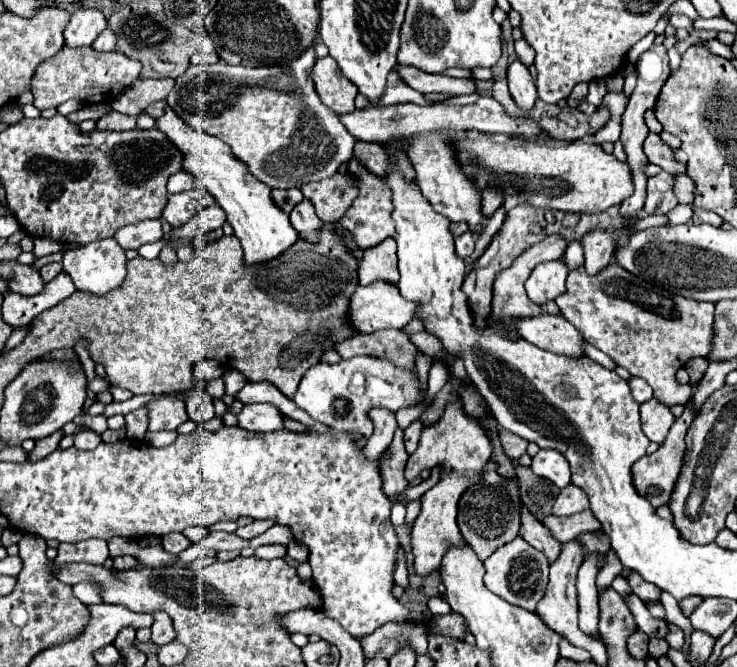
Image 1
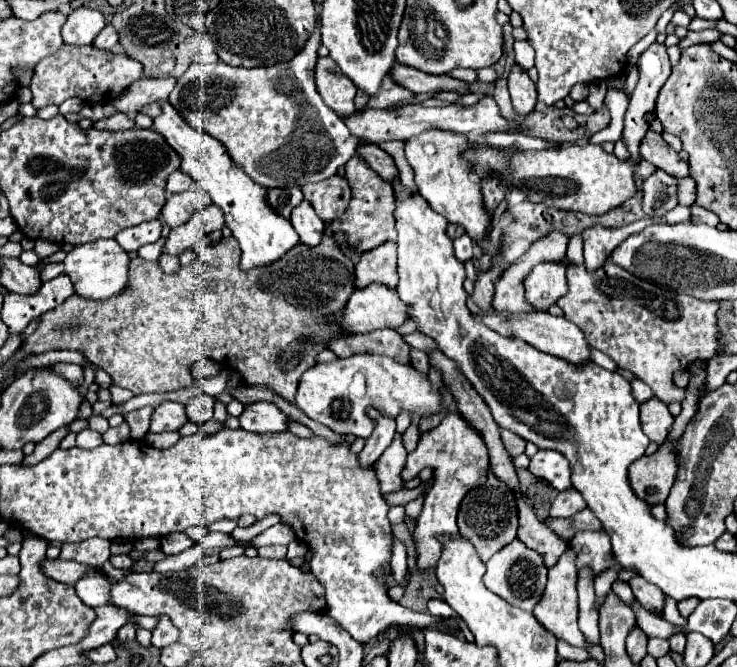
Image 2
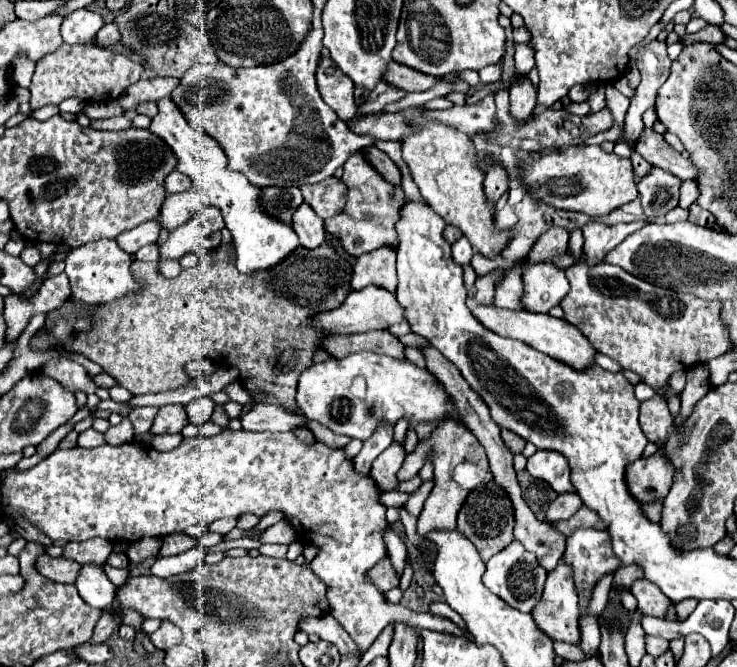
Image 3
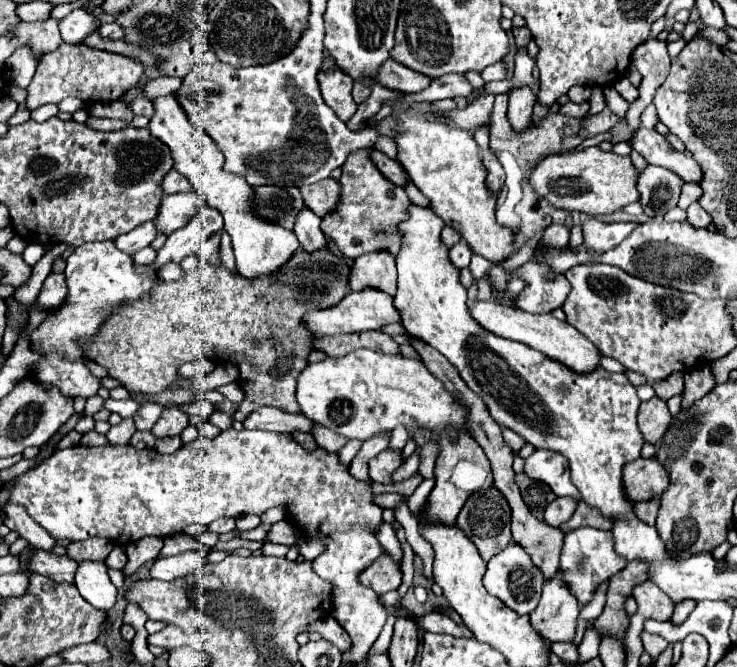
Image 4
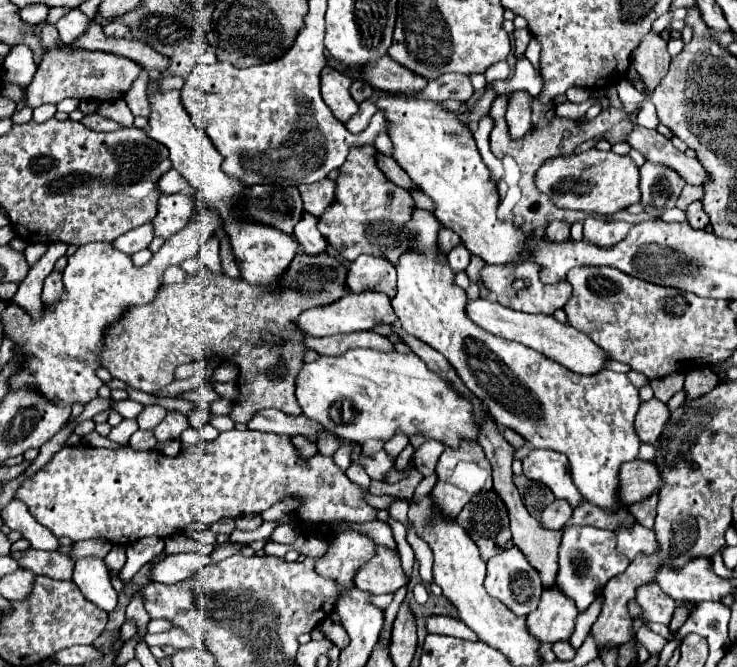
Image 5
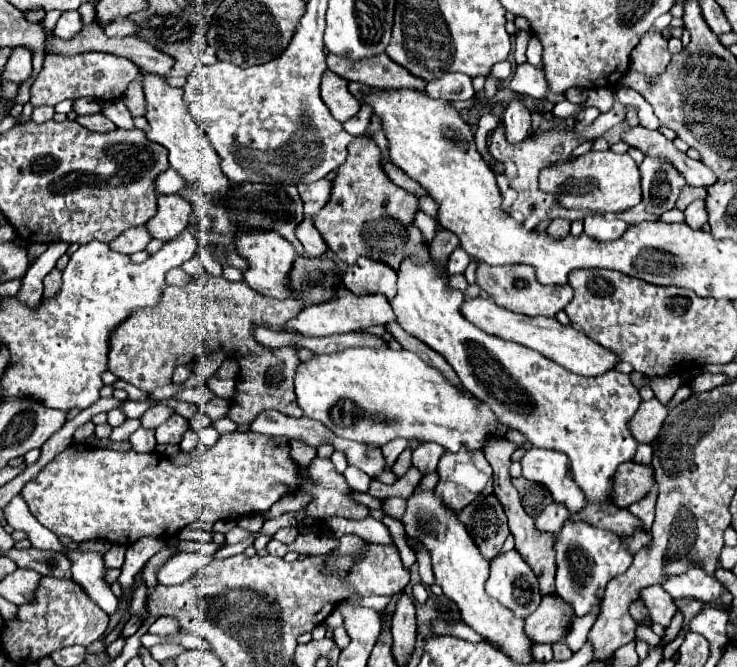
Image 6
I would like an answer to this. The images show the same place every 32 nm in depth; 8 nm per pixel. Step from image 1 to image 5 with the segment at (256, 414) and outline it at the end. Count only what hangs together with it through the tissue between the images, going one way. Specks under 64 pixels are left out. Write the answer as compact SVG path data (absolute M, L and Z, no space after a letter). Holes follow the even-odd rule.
M264 408L264 410L260 410L252 416L252 420L246 424L246 428L260 430L260 432L272 432L272 434L276 432L280 436L302 434L302 436L308 436L310 440L316 442L316 436L322 430L322 424L318 424L314 420L308 420L304 414L288 416L280 410Z

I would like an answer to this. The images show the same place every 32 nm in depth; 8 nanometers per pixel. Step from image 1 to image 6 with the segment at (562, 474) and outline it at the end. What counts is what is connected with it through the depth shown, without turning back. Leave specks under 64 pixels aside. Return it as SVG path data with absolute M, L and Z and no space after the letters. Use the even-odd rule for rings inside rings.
M532 448L526 452L520 464L522 464L522 476L526 480L544 484L552 492L554 500L566 504L572 514L584 508L586 496L580 488L576 488L576 482L572 480L568 456L556 450Z

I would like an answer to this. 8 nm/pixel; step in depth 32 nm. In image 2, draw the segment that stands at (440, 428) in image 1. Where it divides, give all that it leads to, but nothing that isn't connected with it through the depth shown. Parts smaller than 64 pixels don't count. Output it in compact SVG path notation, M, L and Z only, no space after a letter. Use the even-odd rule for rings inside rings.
M456 410L446 412L446 416L442 418L442 422L436 428L422 434L418 448L412 452L412 462L406 462L406 466L402 470L404 480L416 478L422 468L432 468L436 474L436 482L426 492L422 514L416 518L416 528L414 528L418 570L424 572L424 570L436 568L436 564L440 560L440 552L442 552L442 544L438 538L458 534L456 514L458 514L460 500L468 492L468 486L456 478L456 470L462 466L474 466L478 470L486 470L488 462L490 462L488 448L484 448L484 442L480 440L480 436L476 436L476 428L472 428L472 424L468 424L468 420L464 420L464 416L460 416L460 412L456 412Z

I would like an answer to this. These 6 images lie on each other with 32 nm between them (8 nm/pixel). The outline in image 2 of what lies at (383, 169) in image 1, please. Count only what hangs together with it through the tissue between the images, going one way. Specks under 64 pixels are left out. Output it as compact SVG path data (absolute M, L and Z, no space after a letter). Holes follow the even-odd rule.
M362 144L356 154L384 180L392 180L396 176L396 166L392 162L392 156L388 152L384 152L380 146L376 144Z

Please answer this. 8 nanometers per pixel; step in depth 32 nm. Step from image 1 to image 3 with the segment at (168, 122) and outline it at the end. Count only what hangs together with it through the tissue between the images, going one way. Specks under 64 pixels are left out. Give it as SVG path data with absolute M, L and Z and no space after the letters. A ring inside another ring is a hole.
M162 98L158 102L158 116L152 118L150 130L158 134L176 154L178 168L182 174L190 176L196 188L200 188L208 198L210 204L222 210L226 228L232 234L236 244L236 268L244 274L254 270L266 270L284 260L294 248L298 248L298 236L288 224L280 224L276 216L268 216L264 208L260 208L260 186L254 186L242 172L228 170L228 158L220 144L212 140L206 132L200 132L188 124L182 112L174 106L170 98Z

